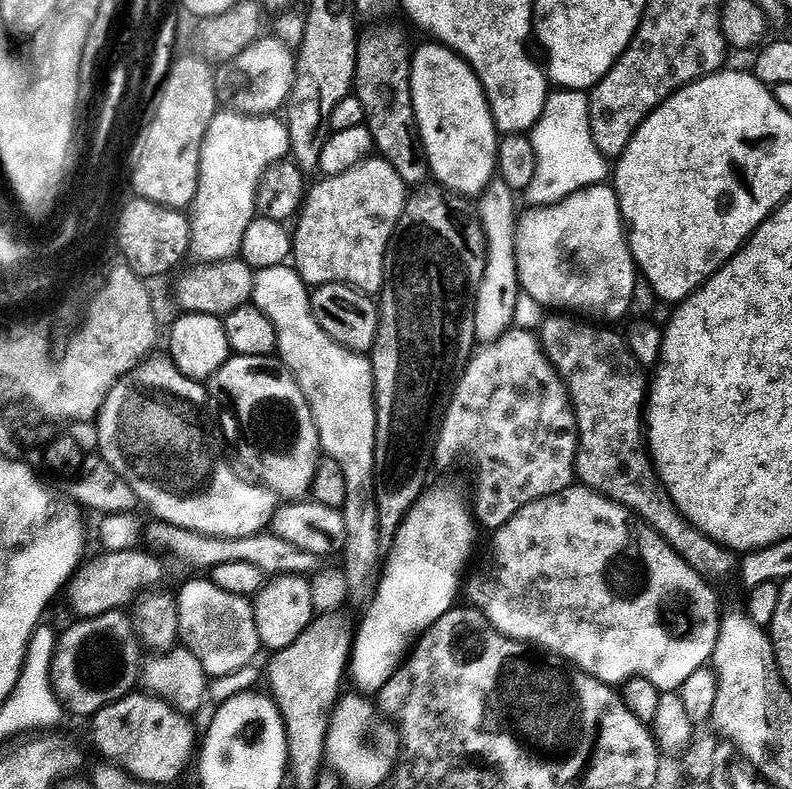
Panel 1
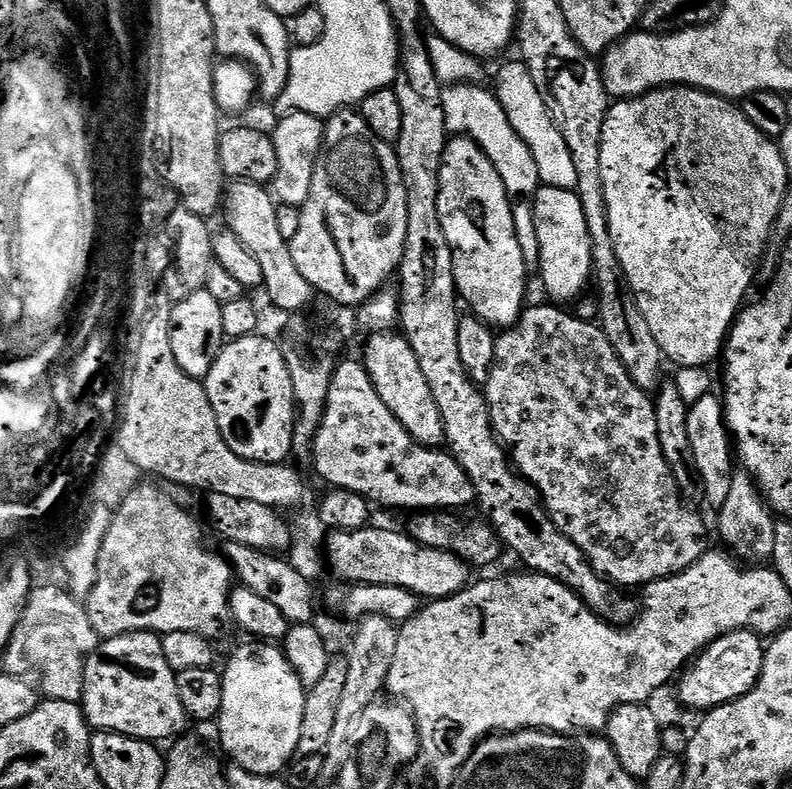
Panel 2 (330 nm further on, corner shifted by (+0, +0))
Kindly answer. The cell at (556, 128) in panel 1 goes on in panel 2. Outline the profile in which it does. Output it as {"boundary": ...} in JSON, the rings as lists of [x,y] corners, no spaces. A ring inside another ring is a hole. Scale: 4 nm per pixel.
{"boundary":[[[512,64],[506,65],[496,76],[494,91],[508,121],[528,144],[532,157],[536,160],[541,181],[550,188],[575,189],[574,166],[567,160],[568,152],[563,146],[558,146],[557,141],[553,139],[556,136],[556,127],[553,126],[550,114],[546,110],[546,102],[542,102],[542,94],[538,94],[538,86],[534,86],[534,78],[530,78],[530,70],[526,70],[523,66],[516,65],[515,68]]]}

